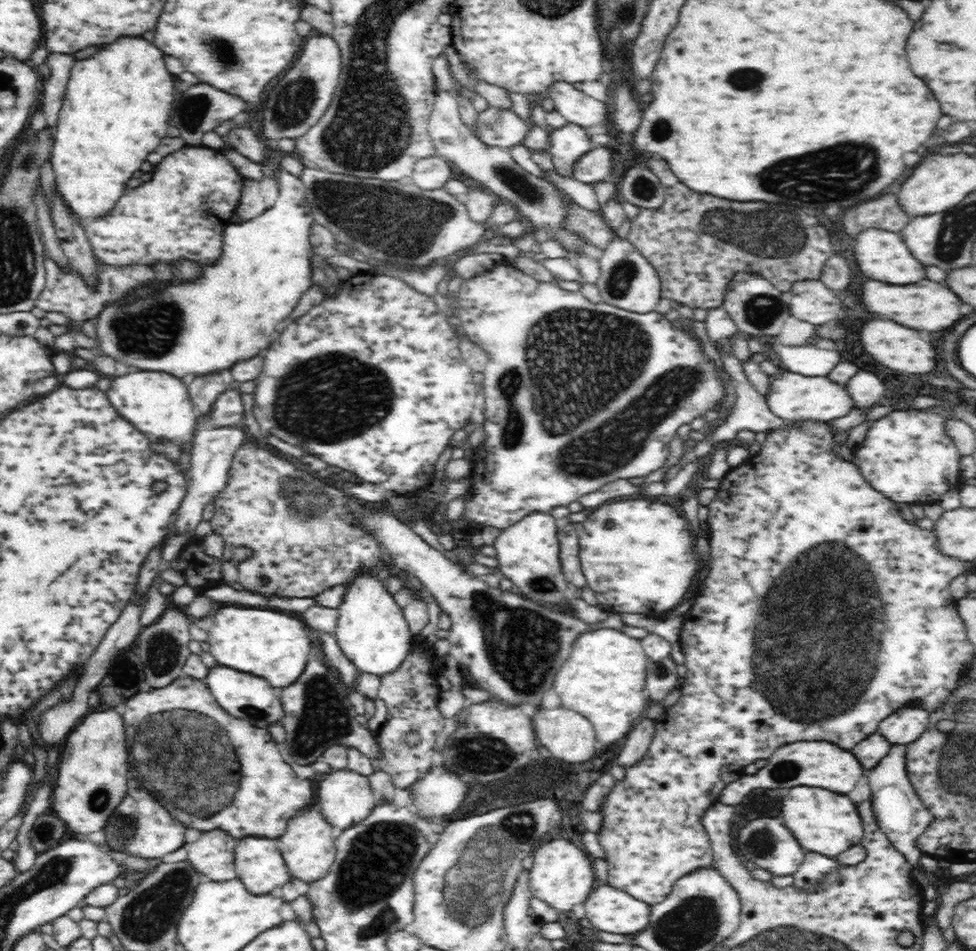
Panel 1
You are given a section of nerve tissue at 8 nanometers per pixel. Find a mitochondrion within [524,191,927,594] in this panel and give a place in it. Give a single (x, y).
(765, 233)

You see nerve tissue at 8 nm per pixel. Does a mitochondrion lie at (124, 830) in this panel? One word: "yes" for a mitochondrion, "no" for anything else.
yes

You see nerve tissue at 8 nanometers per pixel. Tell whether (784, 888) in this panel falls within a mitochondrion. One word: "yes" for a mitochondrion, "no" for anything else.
no

